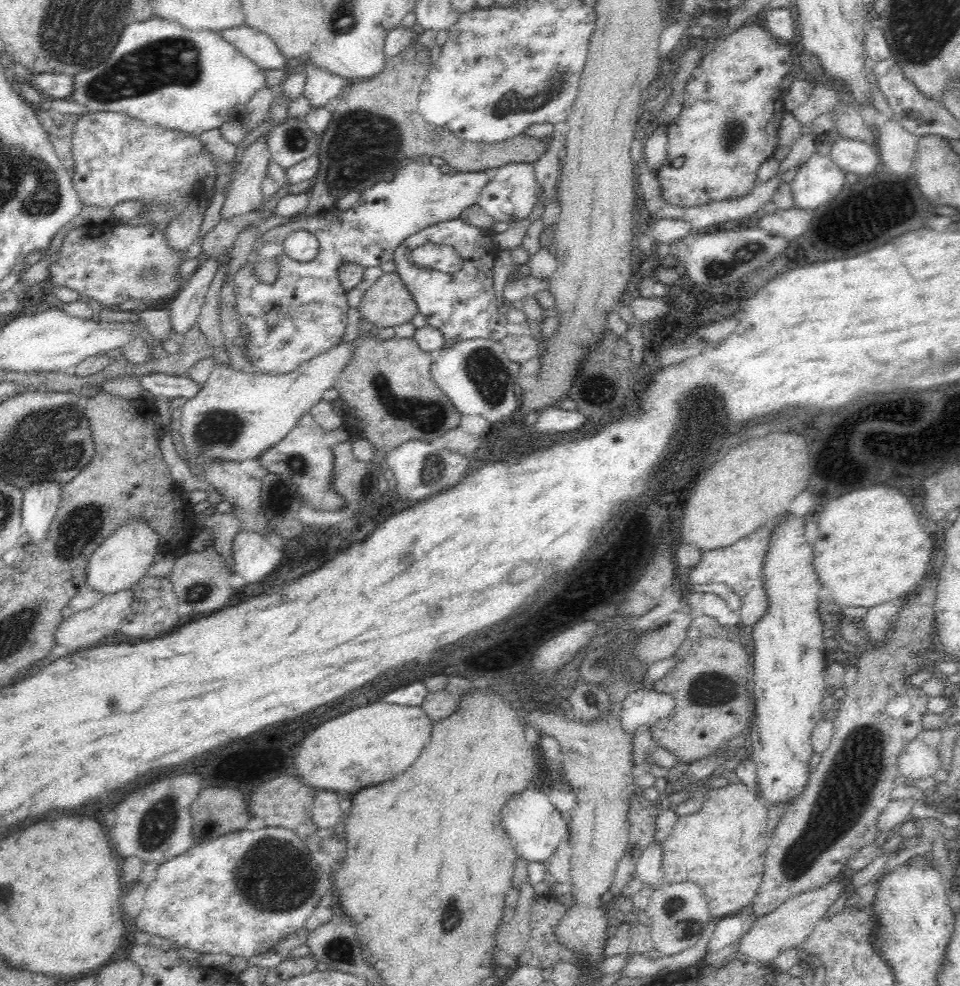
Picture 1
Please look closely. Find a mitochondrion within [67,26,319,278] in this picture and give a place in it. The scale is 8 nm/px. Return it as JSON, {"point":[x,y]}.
{"point":[161,60]}

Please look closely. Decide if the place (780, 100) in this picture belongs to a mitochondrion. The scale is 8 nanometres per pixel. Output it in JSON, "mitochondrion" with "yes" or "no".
{"mitochondrion":"no"}

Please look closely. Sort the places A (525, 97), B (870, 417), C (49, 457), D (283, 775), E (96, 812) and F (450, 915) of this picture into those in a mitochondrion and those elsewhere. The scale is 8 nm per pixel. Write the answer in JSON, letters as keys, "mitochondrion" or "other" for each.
{"A":"mitochondrion","B":"other","C":"mitochondrion","D":"other","E":"other","F":"mitochondrion"}

